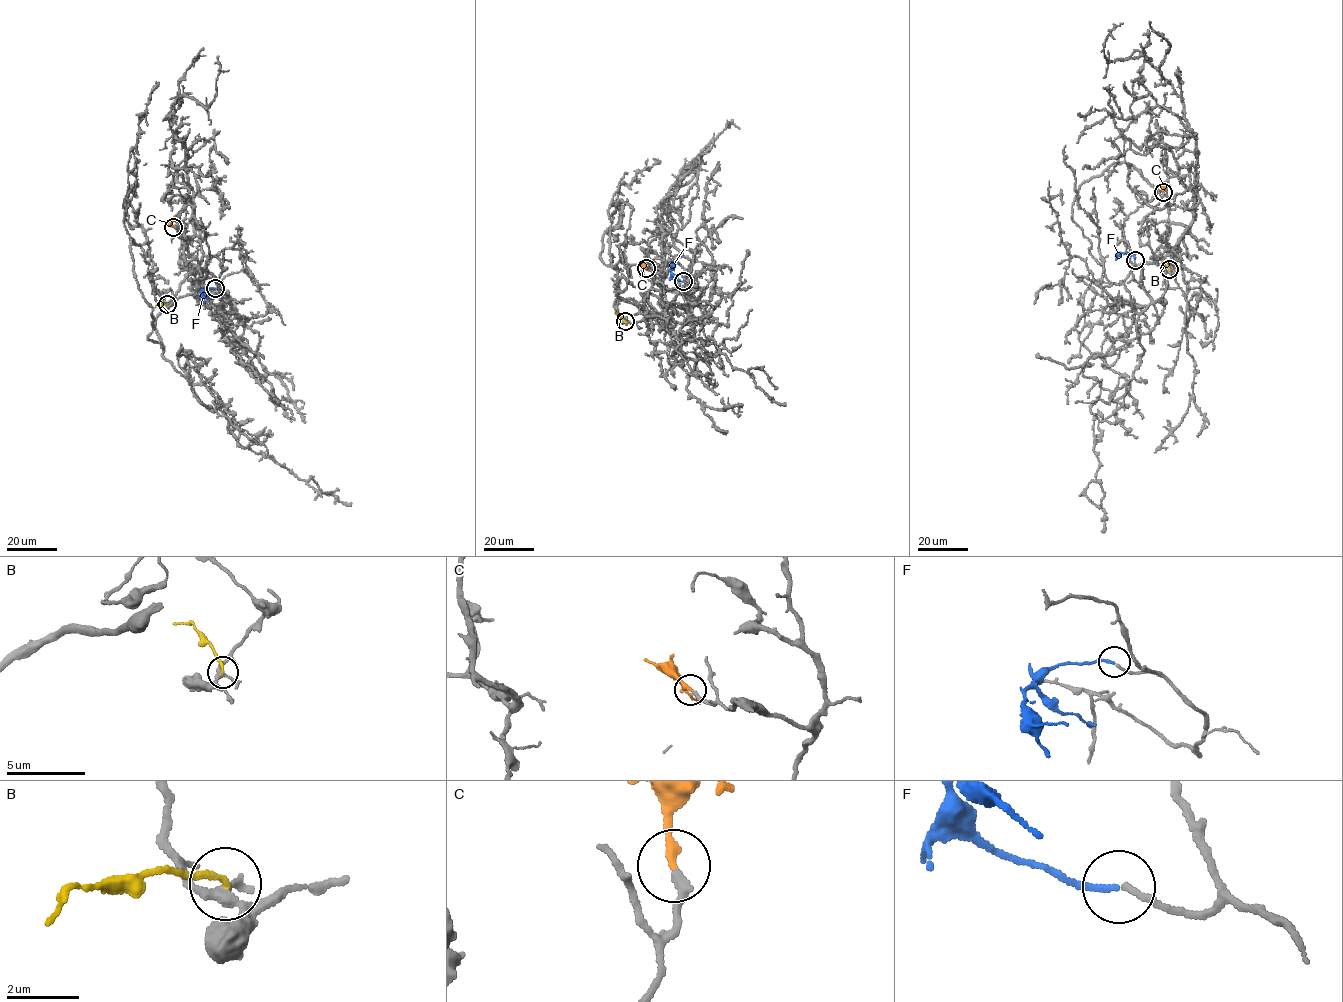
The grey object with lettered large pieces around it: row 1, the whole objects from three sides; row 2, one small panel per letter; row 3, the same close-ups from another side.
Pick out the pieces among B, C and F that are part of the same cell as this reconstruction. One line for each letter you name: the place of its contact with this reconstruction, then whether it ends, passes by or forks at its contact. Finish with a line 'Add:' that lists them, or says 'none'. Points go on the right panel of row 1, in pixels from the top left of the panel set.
C: contact (1163, 192); it ends
F: contact (1135, 260); it ends
Add: C, F

